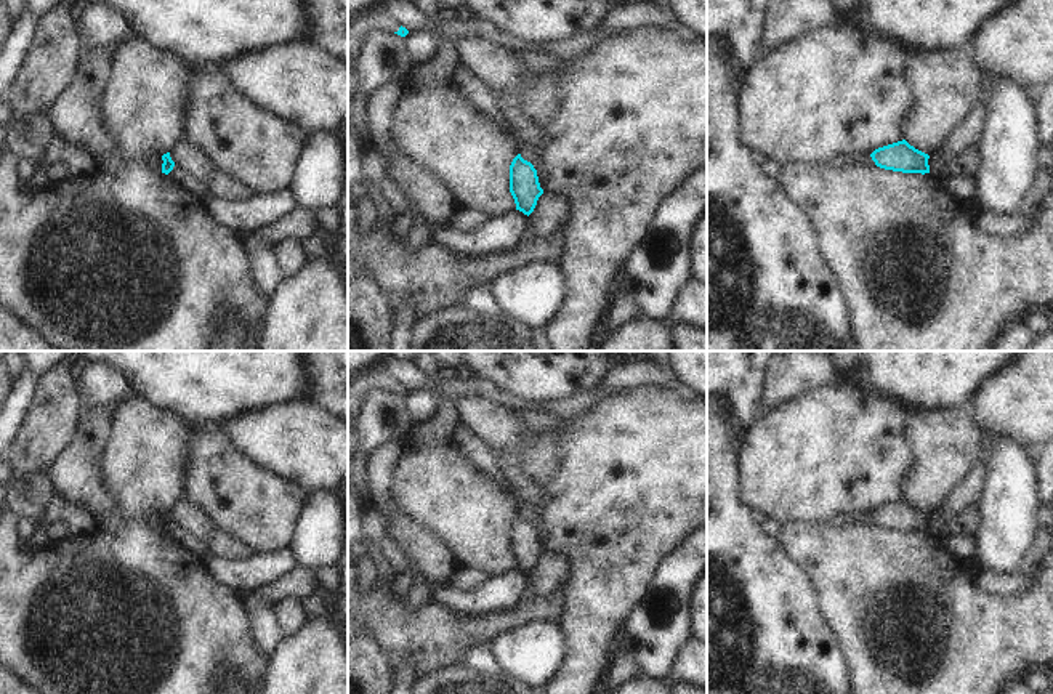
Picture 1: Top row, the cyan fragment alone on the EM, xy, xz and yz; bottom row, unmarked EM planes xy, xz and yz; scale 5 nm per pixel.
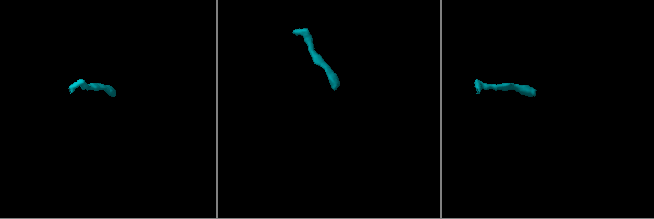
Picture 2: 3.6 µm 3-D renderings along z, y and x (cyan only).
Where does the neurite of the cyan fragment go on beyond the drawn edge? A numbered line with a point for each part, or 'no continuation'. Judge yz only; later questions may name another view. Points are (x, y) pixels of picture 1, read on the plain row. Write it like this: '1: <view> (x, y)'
1: yz (968, 492)

